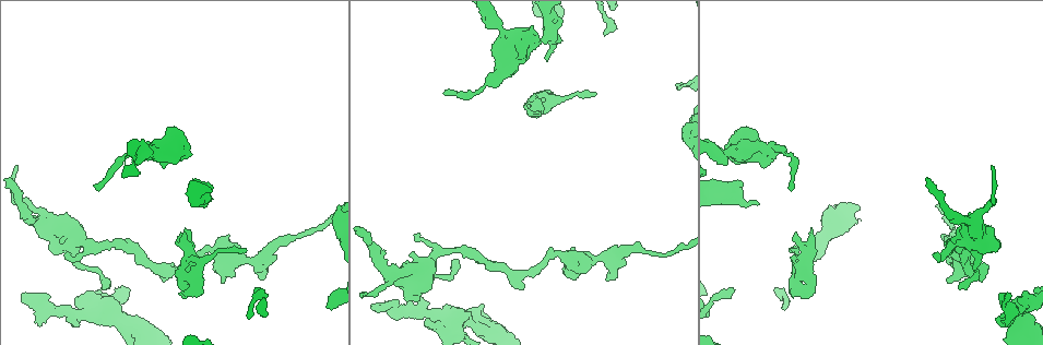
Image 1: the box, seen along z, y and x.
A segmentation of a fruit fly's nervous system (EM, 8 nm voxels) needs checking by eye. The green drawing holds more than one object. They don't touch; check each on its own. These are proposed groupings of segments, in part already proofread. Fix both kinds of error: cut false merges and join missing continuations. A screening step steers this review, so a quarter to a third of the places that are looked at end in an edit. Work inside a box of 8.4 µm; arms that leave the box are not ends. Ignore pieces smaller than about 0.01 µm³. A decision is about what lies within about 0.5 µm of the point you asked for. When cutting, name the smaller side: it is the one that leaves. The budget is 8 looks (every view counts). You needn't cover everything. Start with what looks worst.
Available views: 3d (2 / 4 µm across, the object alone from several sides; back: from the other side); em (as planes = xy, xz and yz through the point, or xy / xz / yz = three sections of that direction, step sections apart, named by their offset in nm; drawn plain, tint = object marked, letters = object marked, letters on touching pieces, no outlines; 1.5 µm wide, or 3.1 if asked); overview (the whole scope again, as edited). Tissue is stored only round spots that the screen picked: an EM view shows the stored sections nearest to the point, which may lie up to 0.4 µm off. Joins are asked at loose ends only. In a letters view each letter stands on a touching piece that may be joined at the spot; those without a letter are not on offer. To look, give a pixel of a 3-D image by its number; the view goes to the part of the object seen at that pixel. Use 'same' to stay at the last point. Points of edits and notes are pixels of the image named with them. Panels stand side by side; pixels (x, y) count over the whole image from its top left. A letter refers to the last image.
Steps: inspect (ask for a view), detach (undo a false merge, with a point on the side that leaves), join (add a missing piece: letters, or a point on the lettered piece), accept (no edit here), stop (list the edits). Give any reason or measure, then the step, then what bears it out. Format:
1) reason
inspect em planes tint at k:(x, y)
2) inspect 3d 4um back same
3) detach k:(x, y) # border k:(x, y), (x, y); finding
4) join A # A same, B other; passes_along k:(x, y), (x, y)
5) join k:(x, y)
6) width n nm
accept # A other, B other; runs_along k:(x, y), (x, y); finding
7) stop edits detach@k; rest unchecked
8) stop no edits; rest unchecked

thick turns thin
inspect 3d 2um at 1:(734, 195)

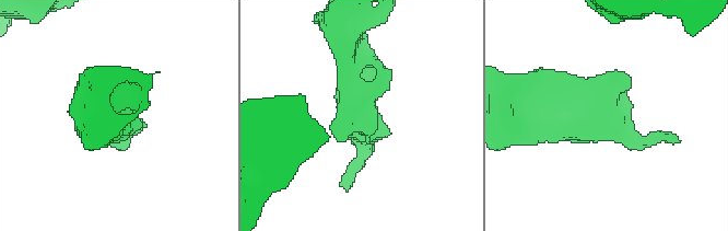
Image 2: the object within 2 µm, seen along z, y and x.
inspect em xz step 4 letters at 2:(360, 119)

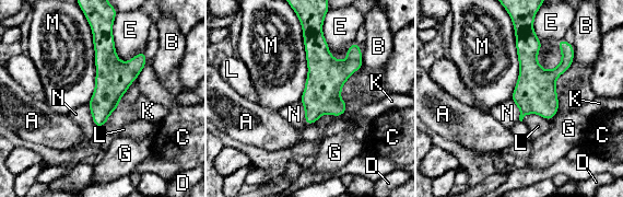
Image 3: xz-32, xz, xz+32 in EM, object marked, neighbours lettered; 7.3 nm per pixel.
width 300 nm
accept # A other, B other, C other, D other, E other, G other, K other, L other, M other, N other; border 3:(560, 107), (550, 120); continuous, no second neuron

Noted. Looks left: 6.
sharp bend
inspect 3d 4um at 1:(105, 308)

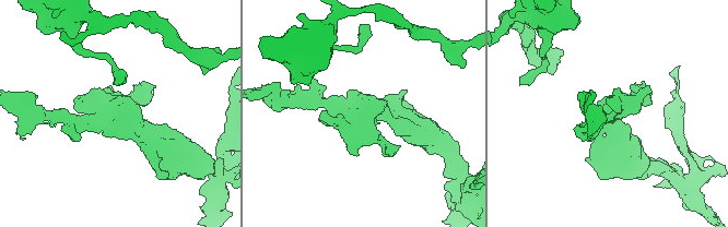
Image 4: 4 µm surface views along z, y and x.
now the EM
inspect em planes letters at 4:(608, 113)

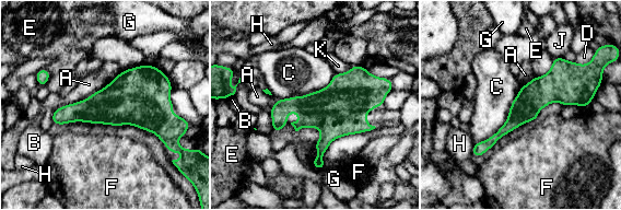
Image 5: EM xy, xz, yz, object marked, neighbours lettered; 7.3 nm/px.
width 220 nm
accept # A other, B other, C other, D other, E other, F other, G other, H other, J other, K other; border 5:(520, 86), (507, 119), (475, 143); one neuron here

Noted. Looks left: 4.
an open end
inspect em planes tint at 1:(225, 280)

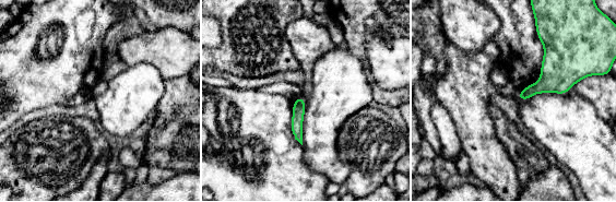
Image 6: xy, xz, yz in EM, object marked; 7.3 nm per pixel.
see the neighbours
inspect em planes letters same

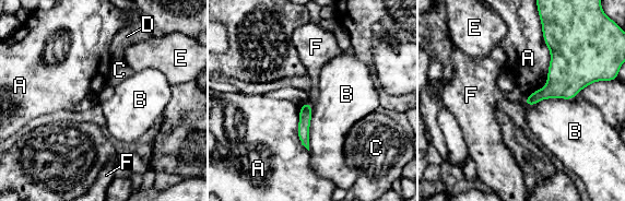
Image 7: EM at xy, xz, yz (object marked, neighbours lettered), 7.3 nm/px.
longest_contact B 380 nm
accept # A other, B other, C other, D other, E other, F other; runs_along 7:(307, 105), (304, 123), (306, 143); no lettered piece goes on from it

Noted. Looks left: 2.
stop no edits; rest unchecked

